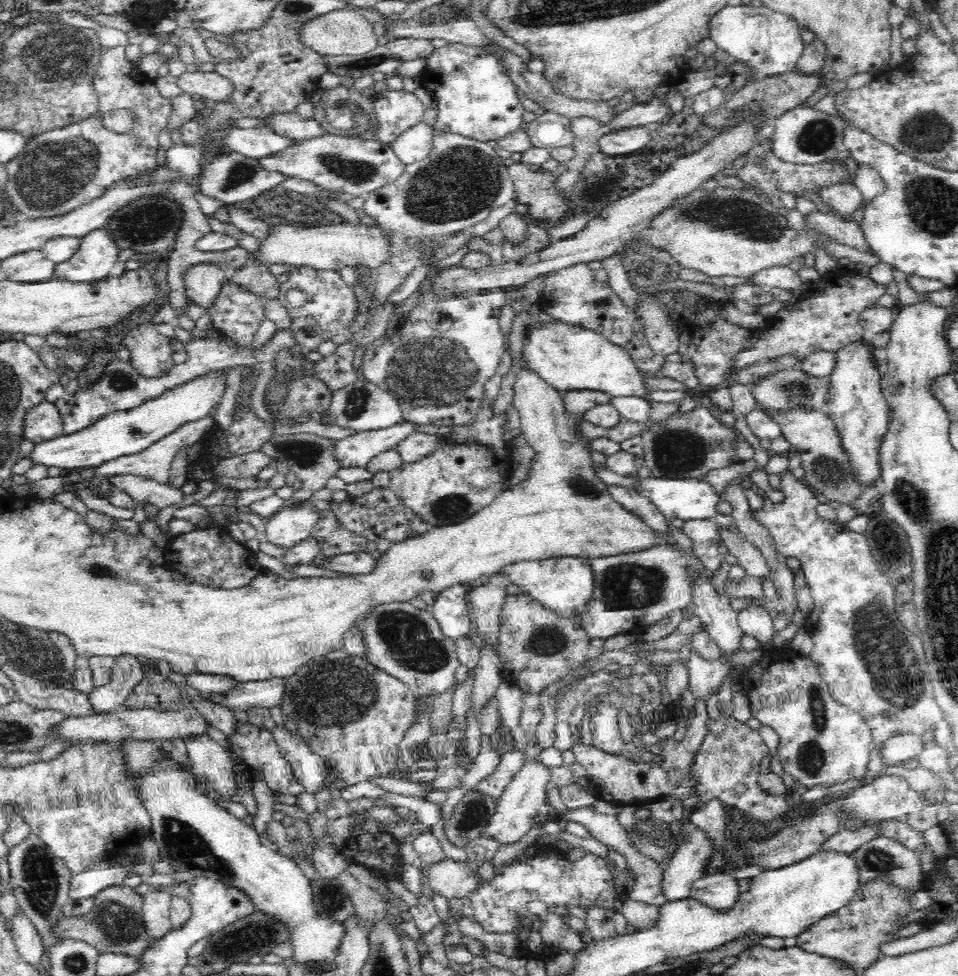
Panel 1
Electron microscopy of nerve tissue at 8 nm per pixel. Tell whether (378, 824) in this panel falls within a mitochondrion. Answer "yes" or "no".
no

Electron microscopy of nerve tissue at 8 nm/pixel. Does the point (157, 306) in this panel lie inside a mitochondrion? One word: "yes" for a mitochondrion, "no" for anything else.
no

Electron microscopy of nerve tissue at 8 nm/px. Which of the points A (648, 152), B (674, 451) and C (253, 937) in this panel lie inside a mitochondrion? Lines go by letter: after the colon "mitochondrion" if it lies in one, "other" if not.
A: other
B: mitochondrion
C: mitochondrion

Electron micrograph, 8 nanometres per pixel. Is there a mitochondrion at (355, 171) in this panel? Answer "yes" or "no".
yes

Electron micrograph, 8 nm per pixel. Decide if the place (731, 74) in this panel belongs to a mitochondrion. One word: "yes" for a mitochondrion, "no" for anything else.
no

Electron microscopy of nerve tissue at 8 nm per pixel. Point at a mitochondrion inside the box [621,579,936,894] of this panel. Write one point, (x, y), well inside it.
(892, 665)

